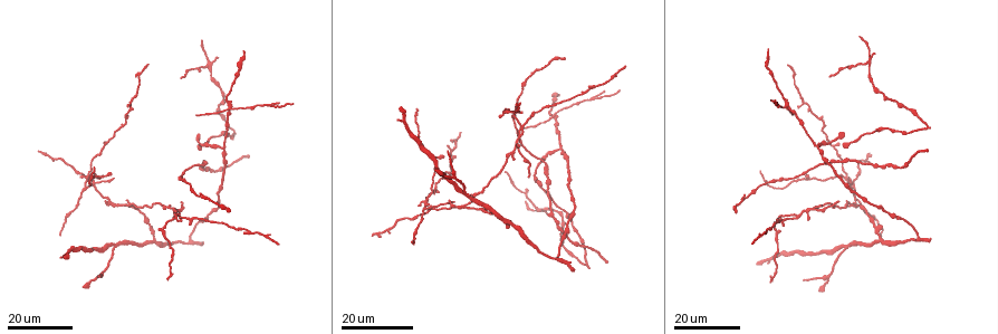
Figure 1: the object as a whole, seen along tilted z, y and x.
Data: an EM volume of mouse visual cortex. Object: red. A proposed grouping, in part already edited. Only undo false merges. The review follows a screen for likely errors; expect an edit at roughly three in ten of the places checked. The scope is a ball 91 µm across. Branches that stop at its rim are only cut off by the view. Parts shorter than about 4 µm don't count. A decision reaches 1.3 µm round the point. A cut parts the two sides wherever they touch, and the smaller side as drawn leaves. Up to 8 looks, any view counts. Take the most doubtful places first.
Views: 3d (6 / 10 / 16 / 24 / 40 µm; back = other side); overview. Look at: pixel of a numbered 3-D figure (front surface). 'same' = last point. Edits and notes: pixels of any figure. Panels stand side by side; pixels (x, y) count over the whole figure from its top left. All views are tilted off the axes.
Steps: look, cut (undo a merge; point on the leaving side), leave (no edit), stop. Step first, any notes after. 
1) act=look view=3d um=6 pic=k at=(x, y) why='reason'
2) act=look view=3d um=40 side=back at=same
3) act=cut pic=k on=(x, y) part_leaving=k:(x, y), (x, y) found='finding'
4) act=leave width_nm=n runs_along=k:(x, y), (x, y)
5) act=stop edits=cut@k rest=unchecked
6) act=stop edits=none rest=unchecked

act=look view=3d um=16 pic=1 at=(537, 206)

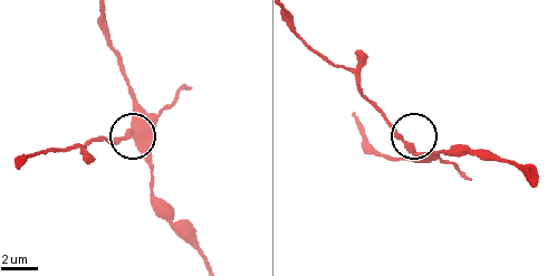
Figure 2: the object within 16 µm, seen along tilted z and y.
act=look view=3d um=6 pic=2 at=(129, 131)

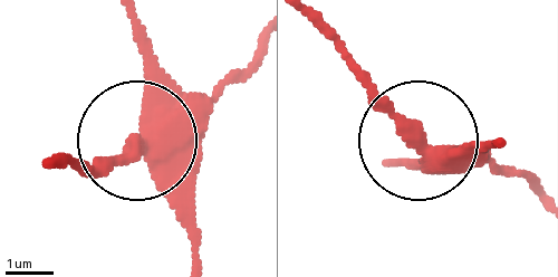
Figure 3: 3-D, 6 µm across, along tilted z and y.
act=cut pic=3 on=(227, 82) width_nm=420 found='two neurons meet here'

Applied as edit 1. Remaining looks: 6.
act=look view=overview

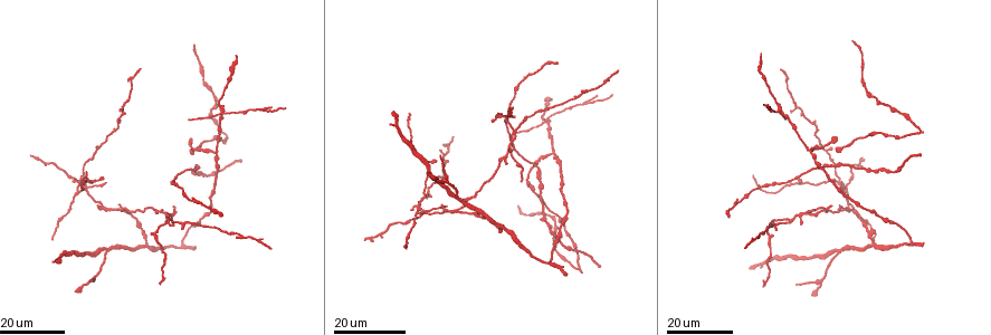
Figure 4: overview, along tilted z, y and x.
act=look view=3d um=24 pic=4 at=(776, 108) why='branch point'

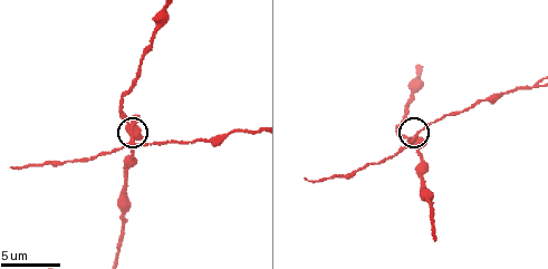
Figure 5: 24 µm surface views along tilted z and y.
act=look view=3d um=6 pic=5 at=(416, 137)

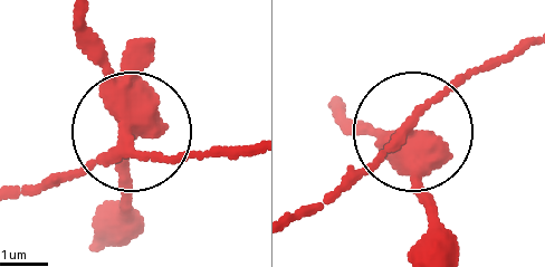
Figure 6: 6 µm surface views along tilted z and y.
act=look view=3d um=6 side=back pic=6 at=(403, 132)

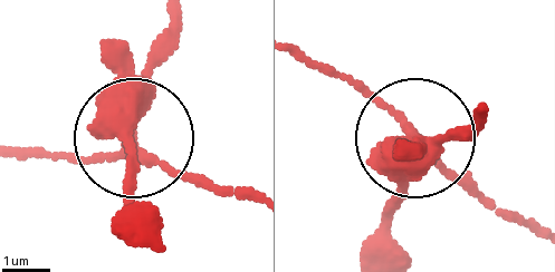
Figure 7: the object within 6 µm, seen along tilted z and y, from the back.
act=cut pic=7 on=(96, 155) part_leaving=7:(415, 135), (299, 58) found='a second neuron is stuck on'

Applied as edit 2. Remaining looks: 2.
act=stop edits=cut@3,cut@7 rest=unchecked

